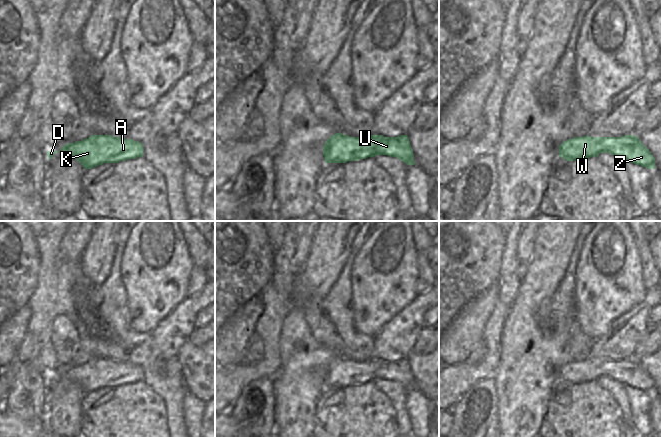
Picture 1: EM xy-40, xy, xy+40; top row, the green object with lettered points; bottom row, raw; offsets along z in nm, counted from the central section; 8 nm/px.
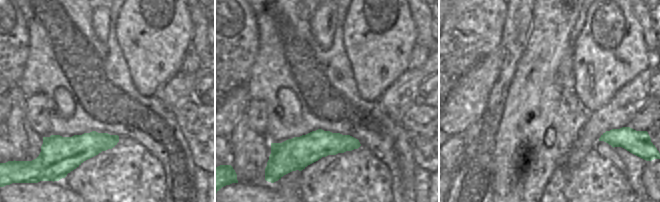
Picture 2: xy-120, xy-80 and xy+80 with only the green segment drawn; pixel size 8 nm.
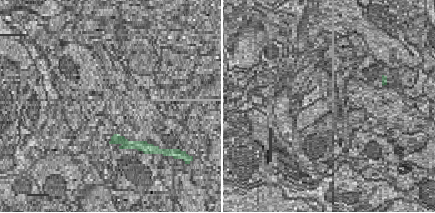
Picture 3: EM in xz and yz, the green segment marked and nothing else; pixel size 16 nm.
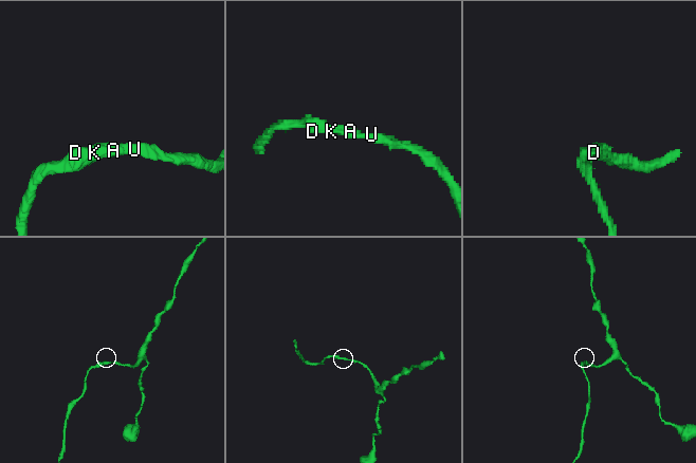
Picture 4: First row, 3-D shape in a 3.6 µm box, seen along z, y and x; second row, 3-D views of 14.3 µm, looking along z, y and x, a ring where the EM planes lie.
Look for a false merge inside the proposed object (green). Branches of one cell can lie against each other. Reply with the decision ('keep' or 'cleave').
keep

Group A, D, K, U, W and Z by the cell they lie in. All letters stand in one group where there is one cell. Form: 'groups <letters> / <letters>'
groups A D K U W Z

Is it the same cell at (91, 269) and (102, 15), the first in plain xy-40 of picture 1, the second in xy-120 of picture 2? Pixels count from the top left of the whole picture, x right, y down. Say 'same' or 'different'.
same

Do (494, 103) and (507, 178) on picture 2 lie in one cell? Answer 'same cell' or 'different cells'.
different cells

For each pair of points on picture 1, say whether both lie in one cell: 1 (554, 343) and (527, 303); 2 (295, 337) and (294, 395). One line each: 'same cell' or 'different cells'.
1: same cell
2: same cell

